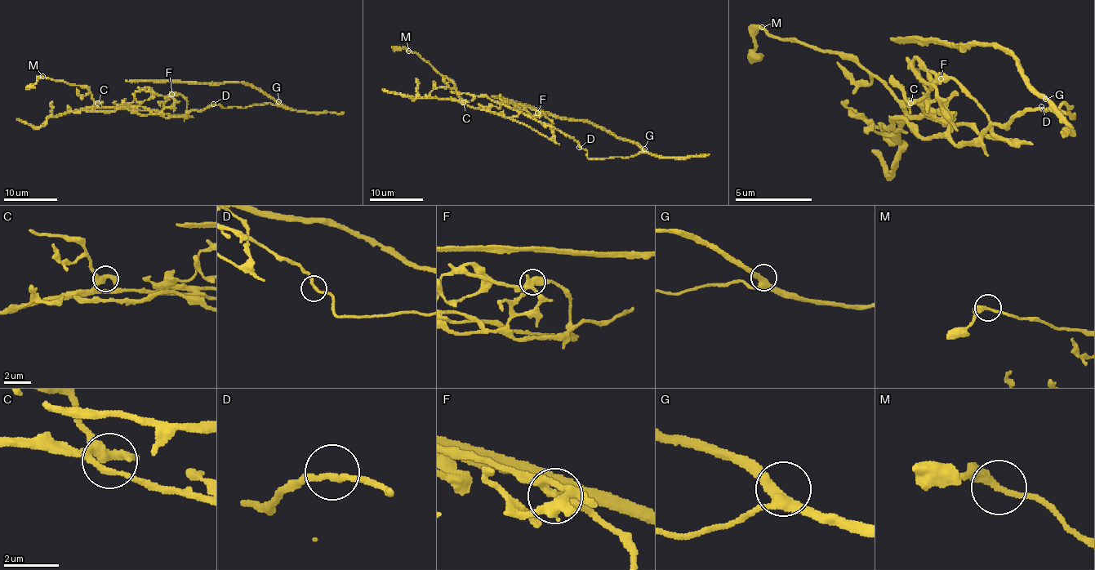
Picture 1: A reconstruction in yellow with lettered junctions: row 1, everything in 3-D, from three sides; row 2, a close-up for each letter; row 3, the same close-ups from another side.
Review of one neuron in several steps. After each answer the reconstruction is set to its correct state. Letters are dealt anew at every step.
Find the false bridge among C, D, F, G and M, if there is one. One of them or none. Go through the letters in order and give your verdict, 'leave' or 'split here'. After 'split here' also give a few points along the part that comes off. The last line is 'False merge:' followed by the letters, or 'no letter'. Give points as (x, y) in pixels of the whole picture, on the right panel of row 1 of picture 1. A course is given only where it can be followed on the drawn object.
C: leave
D: leave
F: split here; course (941, 79), (953, 79), (999, 137), (1014, 141), (919, 118), (853, 60), (765, 29), (753, 33), (753, 64)
G: leave
M: leave
False merge: F

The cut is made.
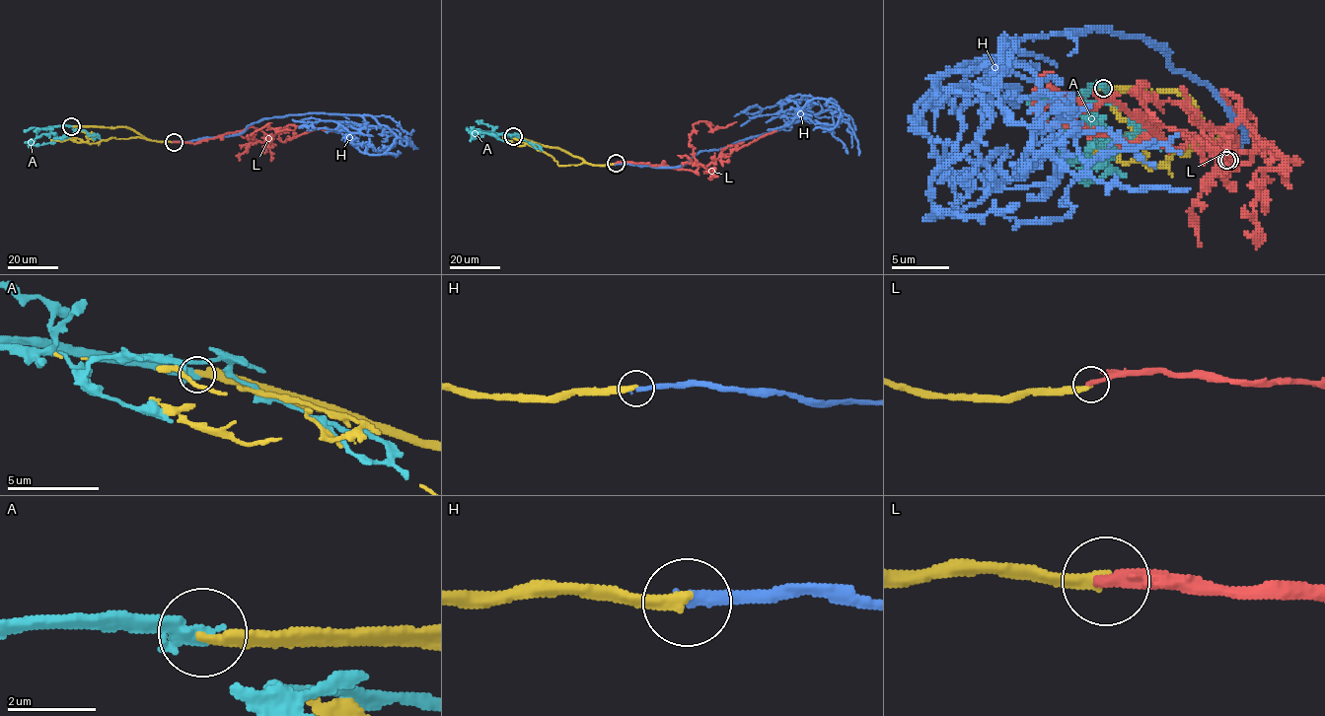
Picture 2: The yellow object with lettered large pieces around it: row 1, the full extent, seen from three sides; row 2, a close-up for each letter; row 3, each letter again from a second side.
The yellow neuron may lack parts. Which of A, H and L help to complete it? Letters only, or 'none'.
none

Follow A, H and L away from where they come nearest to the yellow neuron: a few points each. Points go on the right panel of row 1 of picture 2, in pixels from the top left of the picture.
A: (1102, 87), (1082, 99), (1099, 133), (1088, 124), (1108, 139), (1093, 142), (1093, 109), (1123, 104), (1169, 148)
H: (1230, 159), (1239, 121), (1145, 37), (1003, 37), (990, 121), (931, 182), (928, 220), (1021, 177), (1070, 93)
L: (1227, 159), (1250, 115), (1224, 93), (1233, 124), (1207, 127), (1142, 84), (1157, 133), (1117, 101), (1076, 109)

